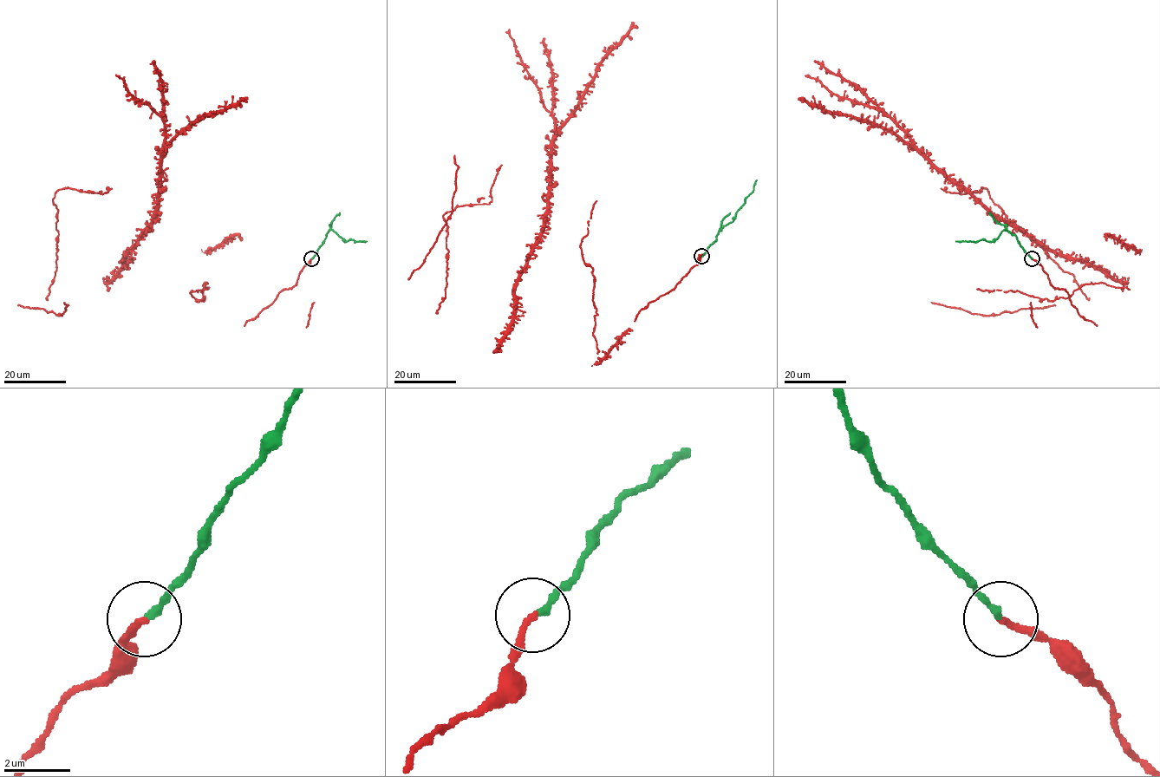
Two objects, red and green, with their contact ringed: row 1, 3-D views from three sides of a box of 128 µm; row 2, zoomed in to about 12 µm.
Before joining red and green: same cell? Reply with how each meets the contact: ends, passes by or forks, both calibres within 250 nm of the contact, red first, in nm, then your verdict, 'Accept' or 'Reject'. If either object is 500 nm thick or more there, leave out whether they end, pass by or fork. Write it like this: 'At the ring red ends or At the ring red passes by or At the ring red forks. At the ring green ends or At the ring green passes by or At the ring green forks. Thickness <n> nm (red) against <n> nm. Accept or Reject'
At the ring red ends. At the ring green ends. Thickness 190 nm (red) against 200 nm. Reject

